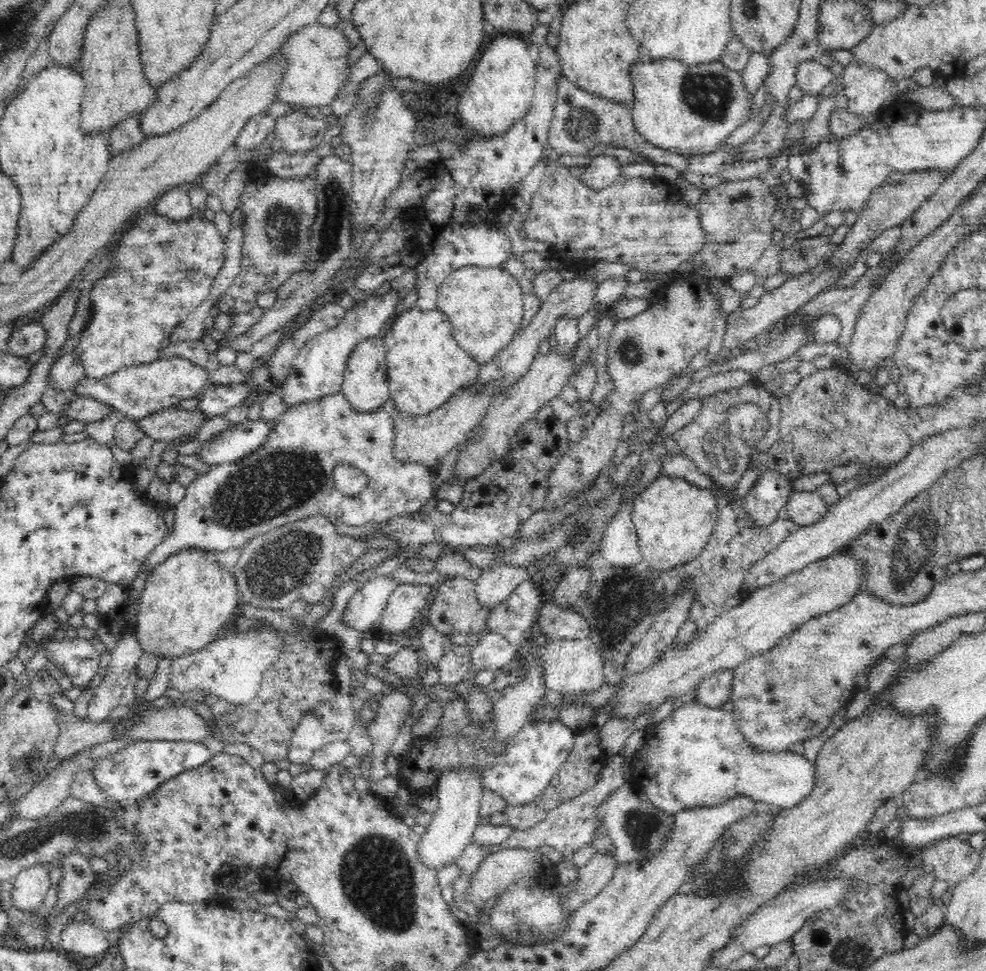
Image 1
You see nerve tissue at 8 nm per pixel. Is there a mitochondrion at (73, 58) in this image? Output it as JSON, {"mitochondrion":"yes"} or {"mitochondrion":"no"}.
{"mitochondrion":"no"}

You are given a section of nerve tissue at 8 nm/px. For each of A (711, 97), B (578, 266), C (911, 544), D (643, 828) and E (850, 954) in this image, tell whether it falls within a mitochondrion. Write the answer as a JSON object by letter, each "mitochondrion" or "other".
{"A":"mitochondrion","B":"other","C":"mitochondrion","D":"mitochondrion","E":"mitochondrion"}

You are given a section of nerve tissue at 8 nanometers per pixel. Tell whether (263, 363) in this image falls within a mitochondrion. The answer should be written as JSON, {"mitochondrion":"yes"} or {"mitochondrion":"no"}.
{"mitochondrion":"no"}

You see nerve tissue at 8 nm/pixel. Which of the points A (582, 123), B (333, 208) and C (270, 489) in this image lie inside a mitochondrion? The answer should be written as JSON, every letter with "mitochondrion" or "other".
{"A":"mitochondrion","B":"mitochondrion","C":"mitochondrion"}

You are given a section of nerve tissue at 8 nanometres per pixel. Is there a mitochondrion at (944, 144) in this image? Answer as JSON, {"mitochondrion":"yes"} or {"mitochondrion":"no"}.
{"mitochondrion":"yes"}

